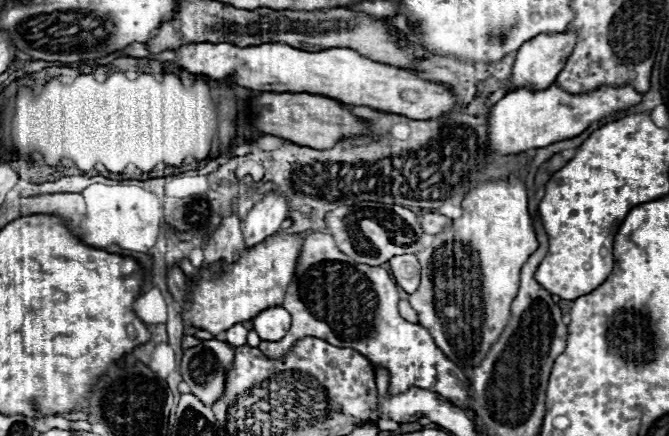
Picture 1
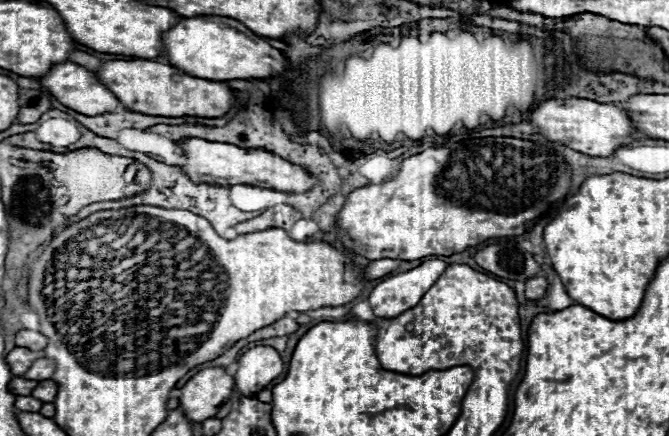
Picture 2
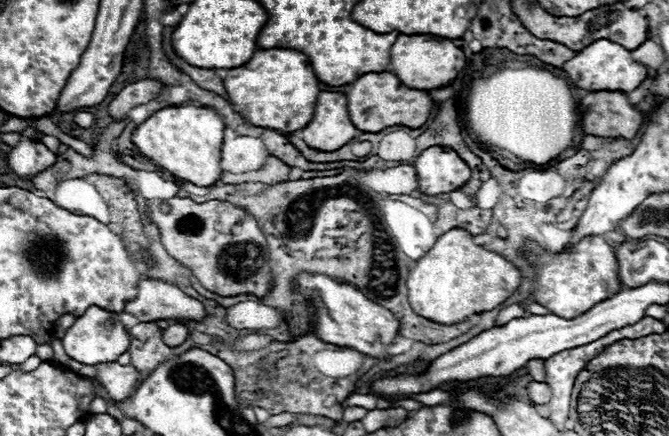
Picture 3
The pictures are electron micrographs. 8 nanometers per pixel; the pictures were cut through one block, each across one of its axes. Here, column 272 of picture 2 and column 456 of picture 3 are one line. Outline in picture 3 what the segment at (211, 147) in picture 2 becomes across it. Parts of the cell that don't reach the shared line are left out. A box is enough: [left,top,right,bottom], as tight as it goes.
[414,146,470,196]

